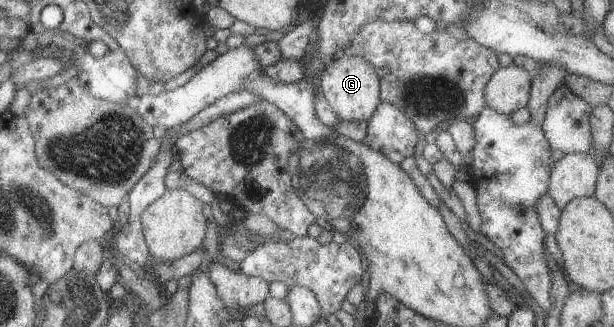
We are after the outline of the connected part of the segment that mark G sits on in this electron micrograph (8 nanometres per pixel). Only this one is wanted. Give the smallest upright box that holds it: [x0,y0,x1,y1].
[321,53,382,121]

